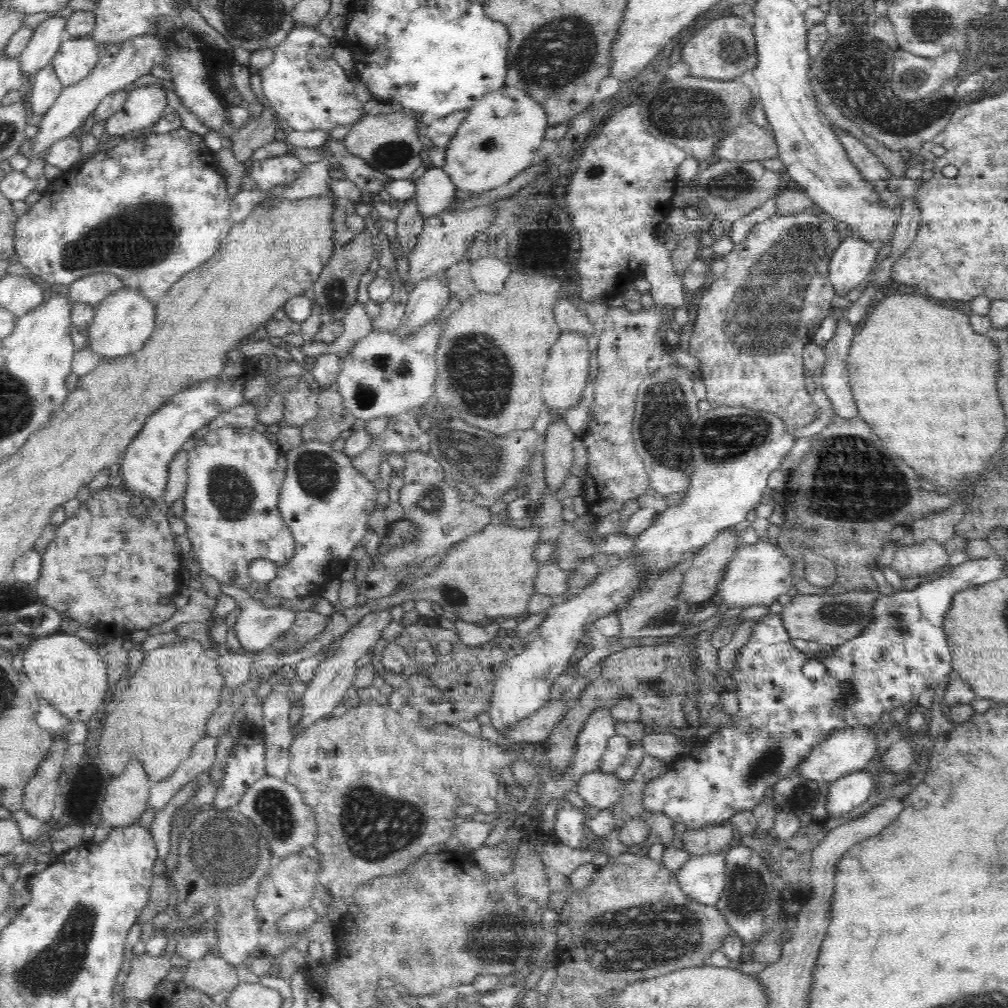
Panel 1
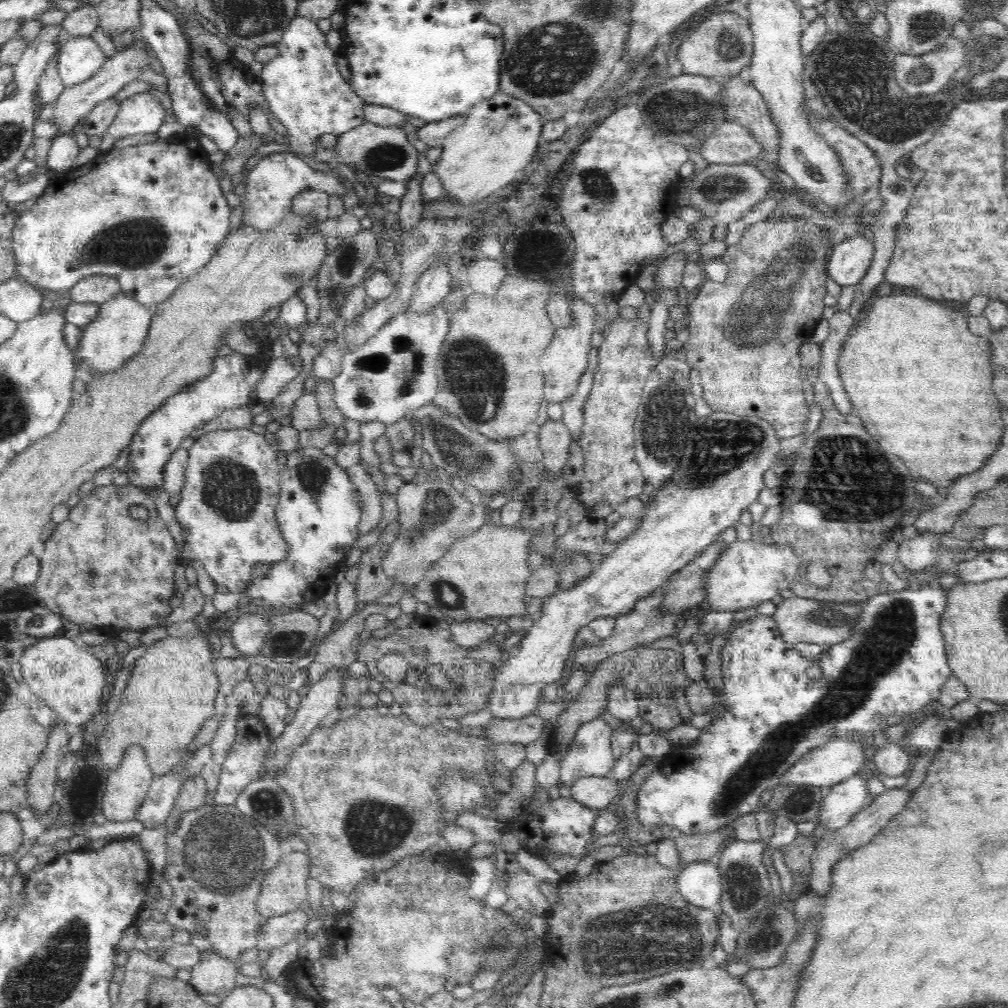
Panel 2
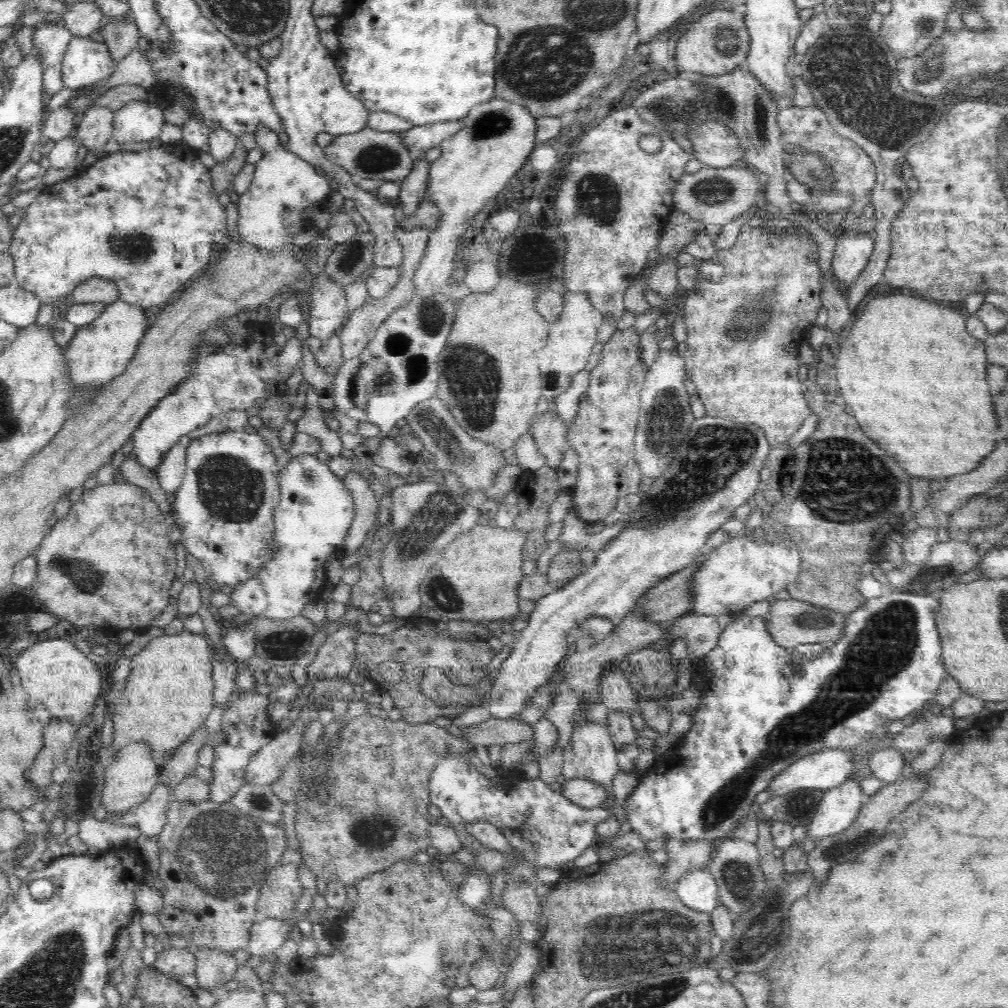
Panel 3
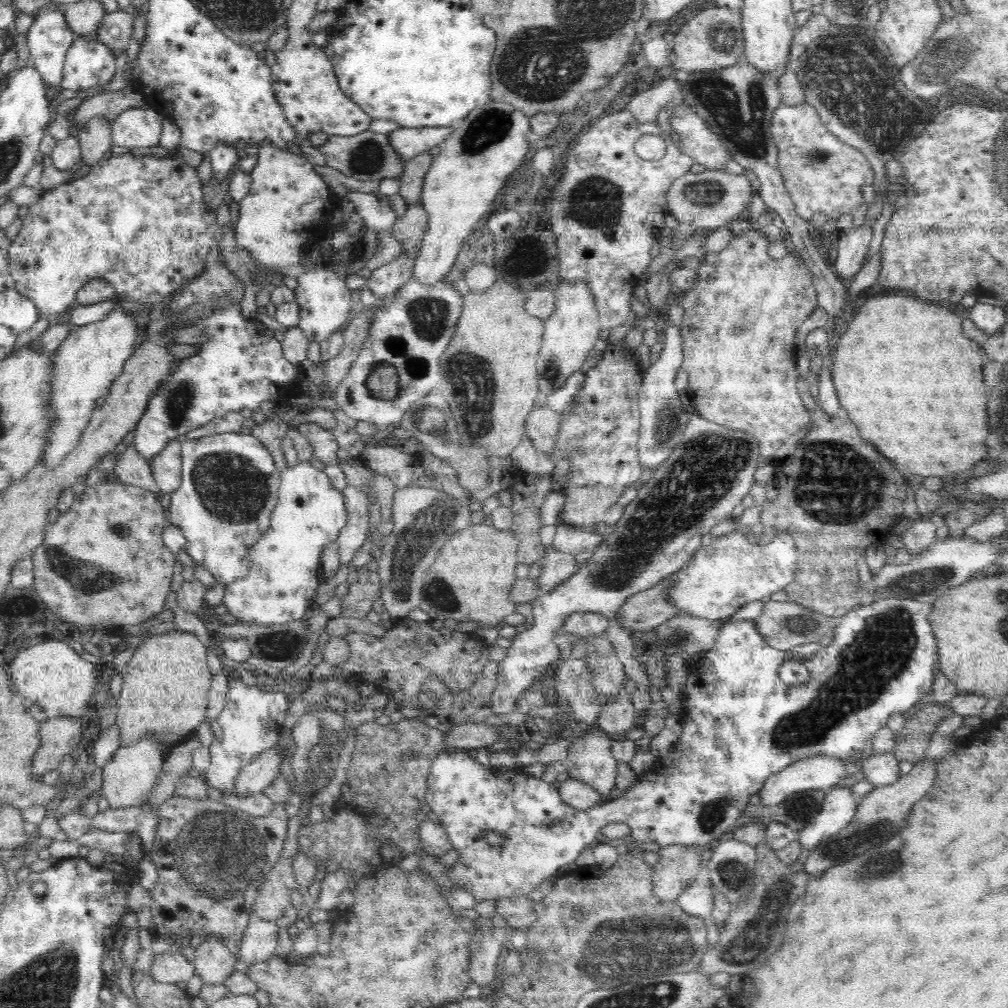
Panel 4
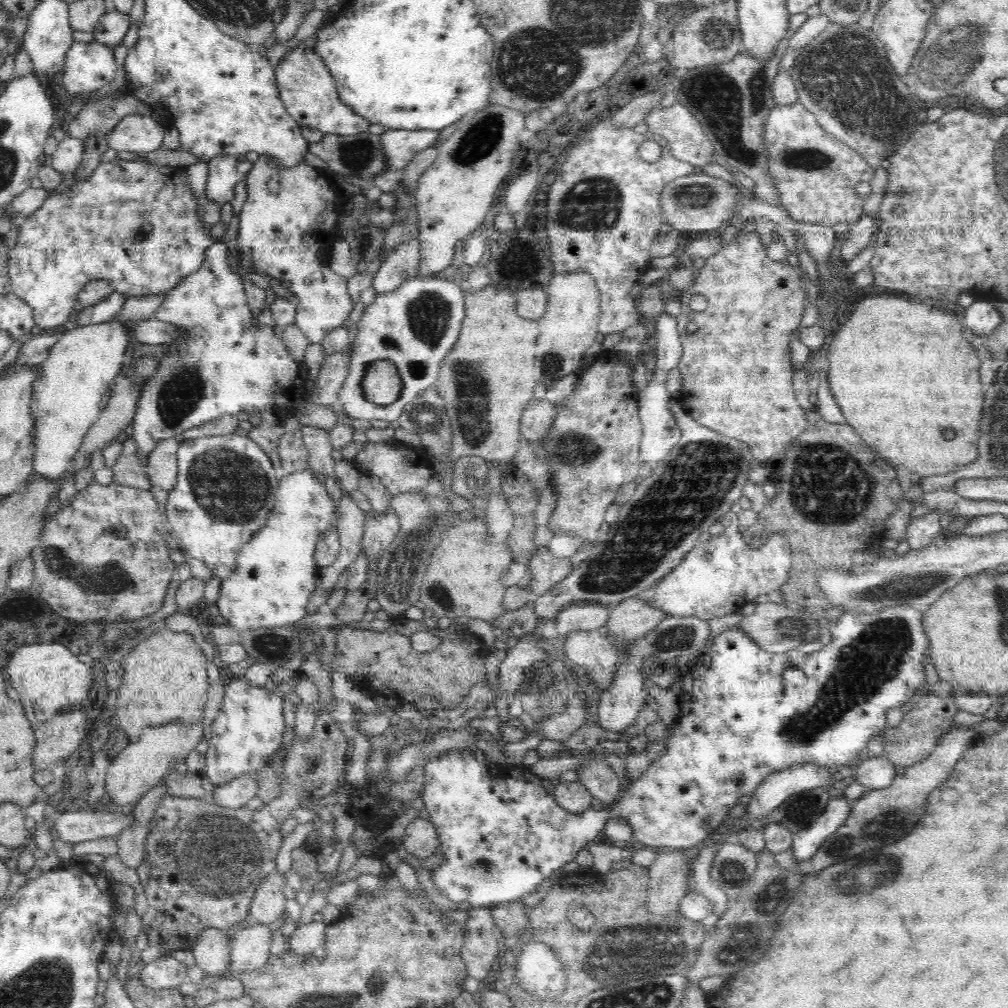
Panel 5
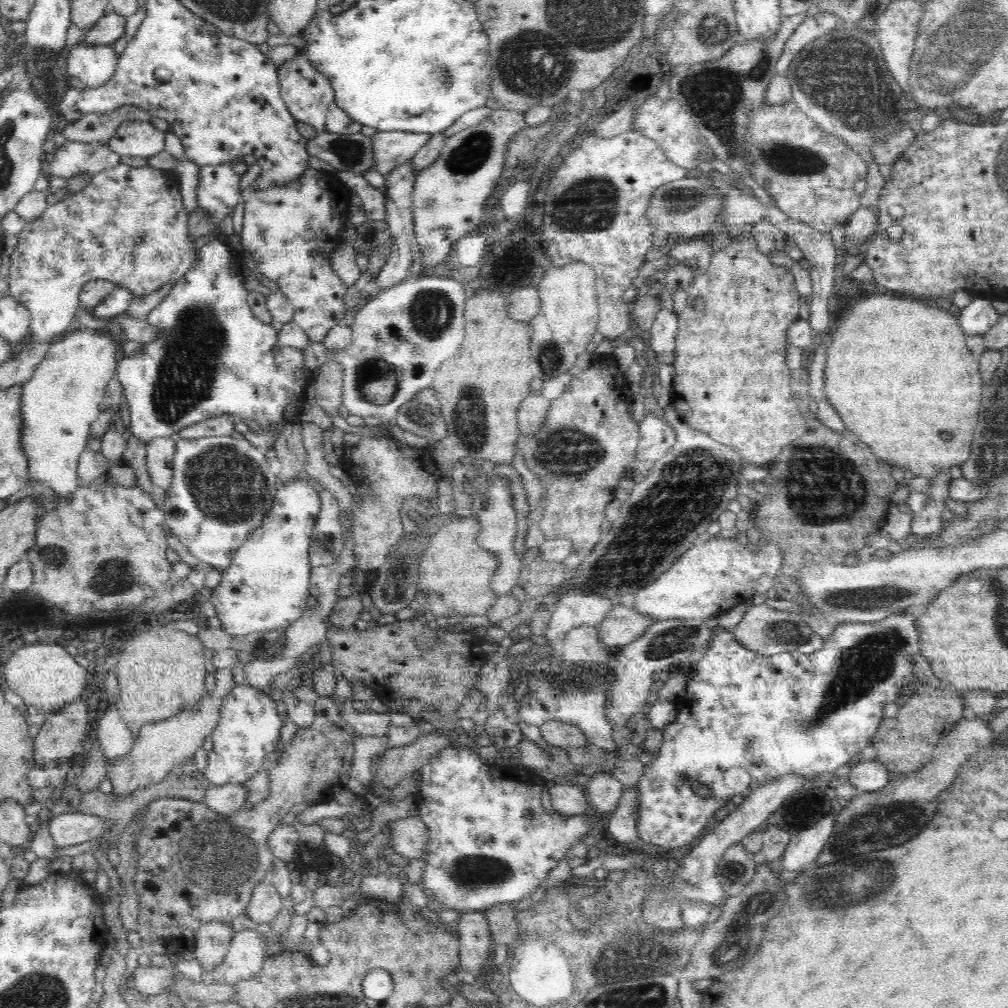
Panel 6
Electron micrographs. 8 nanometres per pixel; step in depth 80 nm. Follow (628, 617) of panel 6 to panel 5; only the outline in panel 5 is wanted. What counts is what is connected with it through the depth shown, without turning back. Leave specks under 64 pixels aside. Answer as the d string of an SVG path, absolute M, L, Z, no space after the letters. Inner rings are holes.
M636 595L627 598L609 608L609 617L602 631L608 631L611 640L617 639L622 642L630 643L642 638L647 632L654 630L667 614L659 608L654 608L647 603L643 595Z

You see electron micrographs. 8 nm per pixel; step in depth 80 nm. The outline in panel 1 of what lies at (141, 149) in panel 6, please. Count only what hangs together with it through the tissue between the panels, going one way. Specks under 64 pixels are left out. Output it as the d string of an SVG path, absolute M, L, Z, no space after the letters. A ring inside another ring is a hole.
M147 84L136 88L129 93L124 106L106 120L105 132L111 136L122 136L130 130L147 130L158 122L166 105L161 85Z

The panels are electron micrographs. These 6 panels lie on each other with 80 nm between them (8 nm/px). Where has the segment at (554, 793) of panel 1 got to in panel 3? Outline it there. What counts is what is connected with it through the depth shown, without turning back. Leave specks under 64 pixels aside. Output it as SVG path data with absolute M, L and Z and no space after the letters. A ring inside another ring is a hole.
M594 722L580 724L572 731L570 744L564 749L562 775L566 781L583 779L611 788L613 779L619 772L616 754L617 749L613 744L612 734L606 726Z

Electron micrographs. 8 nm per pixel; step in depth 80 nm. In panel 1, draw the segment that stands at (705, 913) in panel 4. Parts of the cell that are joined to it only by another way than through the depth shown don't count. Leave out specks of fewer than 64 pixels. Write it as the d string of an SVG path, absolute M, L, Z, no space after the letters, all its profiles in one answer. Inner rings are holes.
M725 851L698 854L676 871L679 888L692 900L715 906L726 884Z

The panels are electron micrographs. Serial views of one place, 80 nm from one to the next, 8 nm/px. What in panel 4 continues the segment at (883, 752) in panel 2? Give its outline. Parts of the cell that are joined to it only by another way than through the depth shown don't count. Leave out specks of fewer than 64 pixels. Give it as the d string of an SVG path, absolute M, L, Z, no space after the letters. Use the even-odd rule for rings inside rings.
M890 751L886 753L867 752L859 778L872 783L875 788L889 786L901 777L899 763L900 761Z

